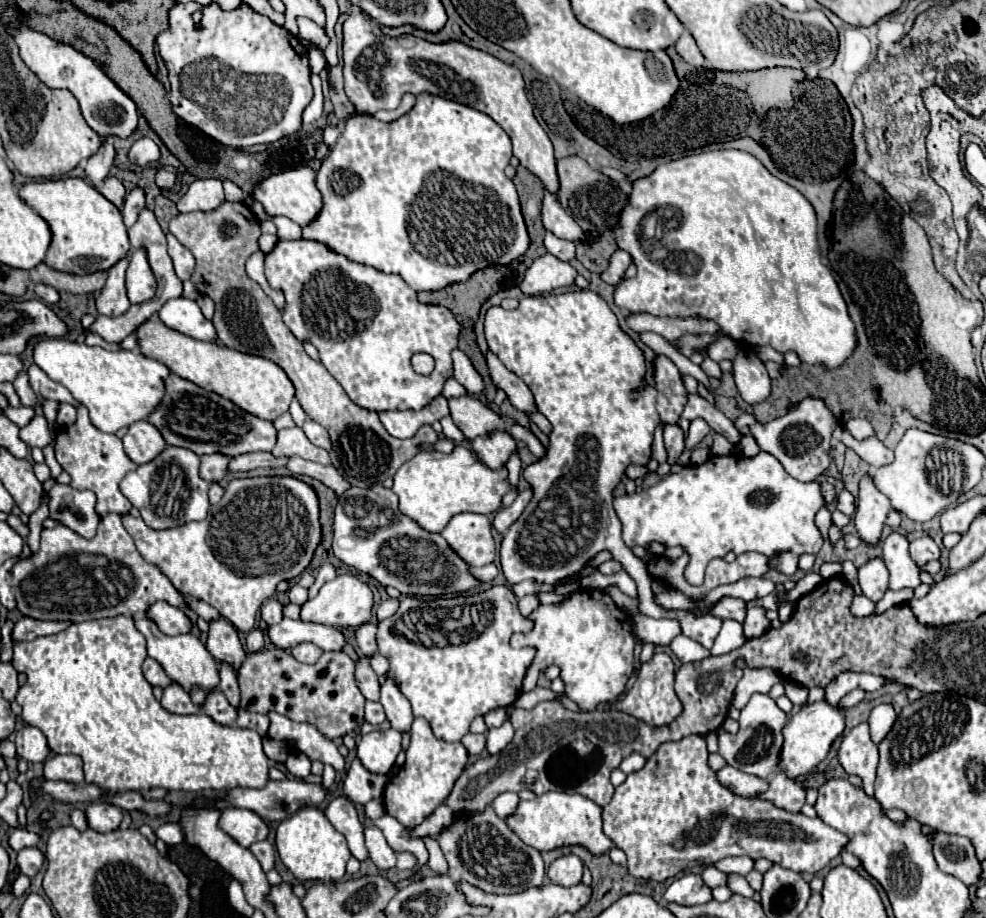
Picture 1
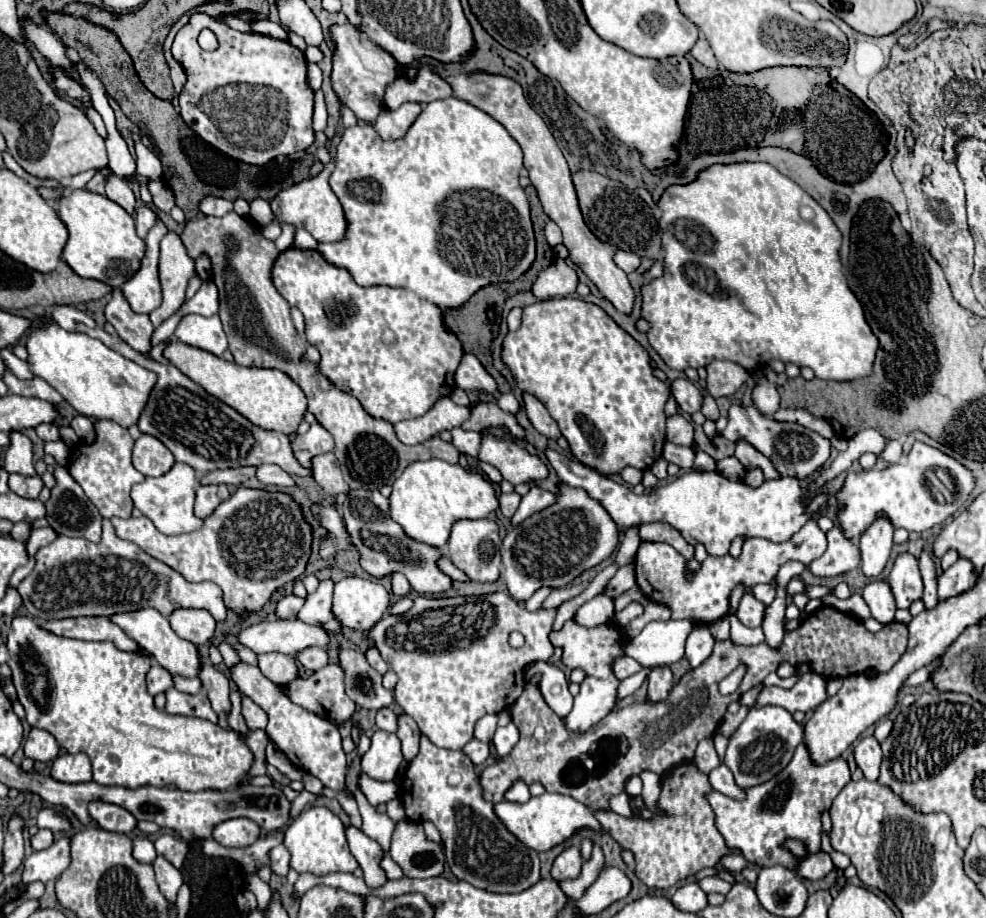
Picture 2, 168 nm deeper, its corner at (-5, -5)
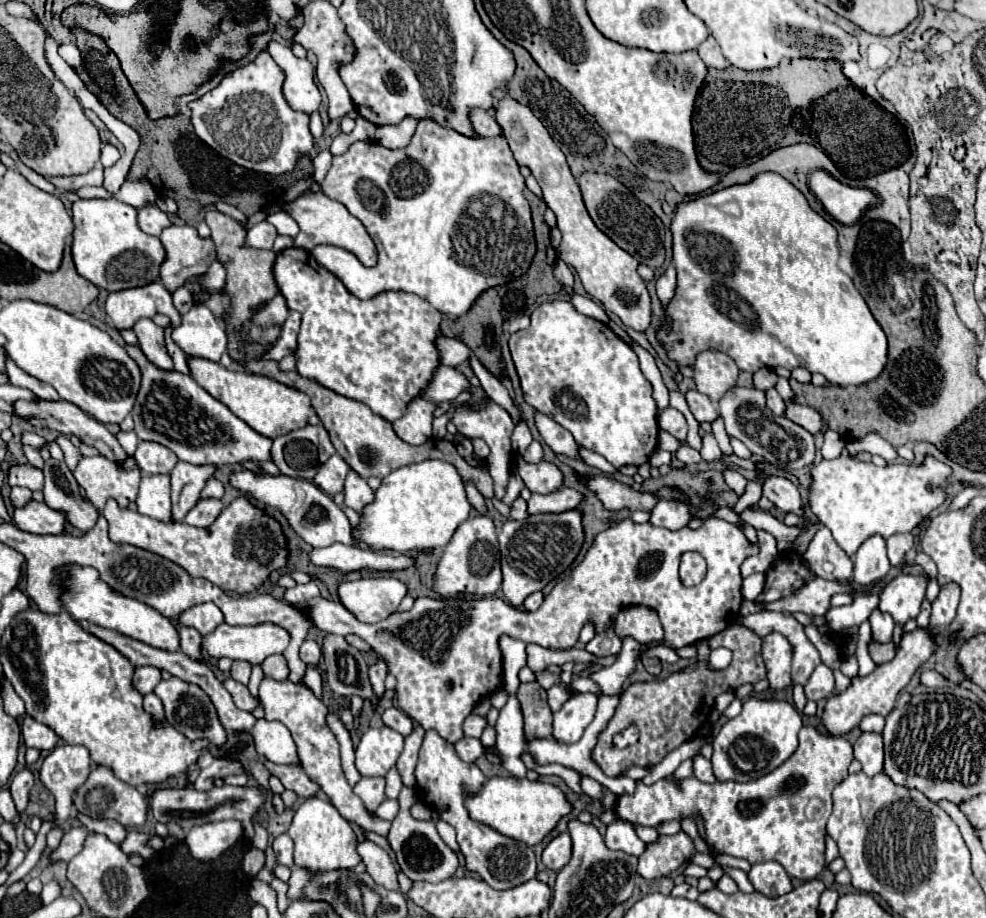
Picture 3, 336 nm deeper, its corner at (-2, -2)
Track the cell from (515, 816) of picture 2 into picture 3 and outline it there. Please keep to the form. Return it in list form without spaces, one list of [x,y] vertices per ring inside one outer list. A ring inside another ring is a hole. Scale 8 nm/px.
[[[492,777],[484,783],[478,795],[466,795],[466,809],[474,821],[480,821],[498,833],[524,841],[526,845],[538,845],[556,825],[558,821],[572,811],[572,803],[566,799],[564,791],[546,781],[516,781],[512,777]]]

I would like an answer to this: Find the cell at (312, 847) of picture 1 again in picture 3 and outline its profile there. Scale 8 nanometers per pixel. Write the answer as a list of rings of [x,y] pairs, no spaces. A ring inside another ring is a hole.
[[[320,797],[306,799],[296,811],[288,835],[294,841],[294,865],[304,867],[312,873],[324,873],[334,869],[354,869],[360,863],[360,855],[356,853],[356,835],[350,823],[336,811],[330,801]]]

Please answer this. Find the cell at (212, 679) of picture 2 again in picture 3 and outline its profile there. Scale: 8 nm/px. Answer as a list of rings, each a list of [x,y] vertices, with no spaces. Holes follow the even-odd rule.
[[[182,627],[180,629],[180,645],[182,645],[182,651],[190,659],[194,659],[194,661],[202,661],[204,659],[202,657],[202,651],[200,651],[200,639],[202,639],[202,635],[196,629],[192,629],[192,627]]]

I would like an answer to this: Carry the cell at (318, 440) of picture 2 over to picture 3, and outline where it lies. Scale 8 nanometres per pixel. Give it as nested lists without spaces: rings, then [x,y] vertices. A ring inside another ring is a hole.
[[[306,425],[276,437],[272,445],[272,461],[288,477],[312,481],[318,467],[334,453],[328,431],[322,425]]]

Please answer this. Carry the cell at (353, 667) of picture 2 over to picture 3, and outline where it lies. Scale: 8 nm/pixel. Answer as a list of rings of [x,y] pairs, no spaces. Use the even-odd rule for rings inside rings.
[[[326,635],[322,653],[326,663],[326,677],[336,695],[358,695],[362,699],[372,701],[368,665],[358,649],[348,645],[346,639],[340,635]]]

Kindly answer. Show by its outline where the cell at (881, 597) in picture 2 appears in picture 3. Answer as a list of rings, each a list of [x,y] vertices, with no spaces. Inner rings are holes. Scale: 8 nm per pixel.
[[[878,607],[872,611],[870,615],[870,625],[872,625],[872,637],[880,643],[886,643],[892,639],[892,631],[894,631],[894,619],[892,615],[884,615],[884,611],[880,611]]]

